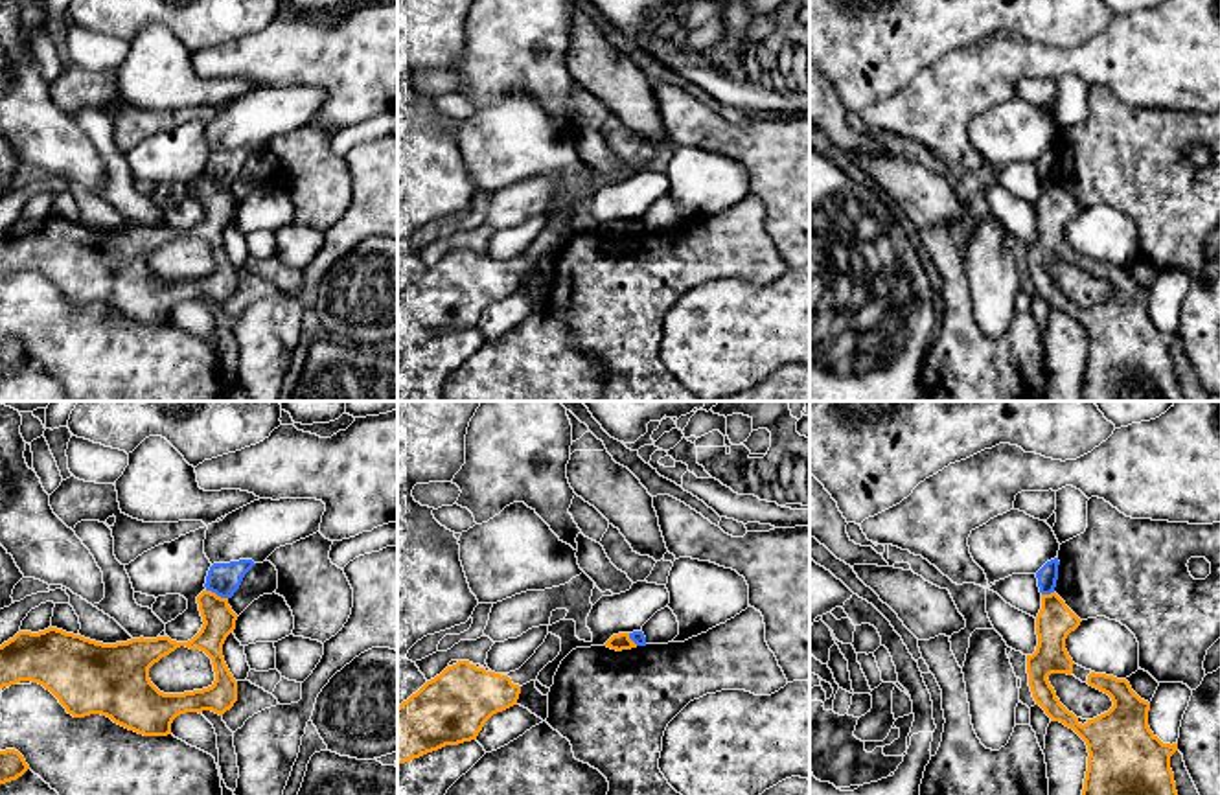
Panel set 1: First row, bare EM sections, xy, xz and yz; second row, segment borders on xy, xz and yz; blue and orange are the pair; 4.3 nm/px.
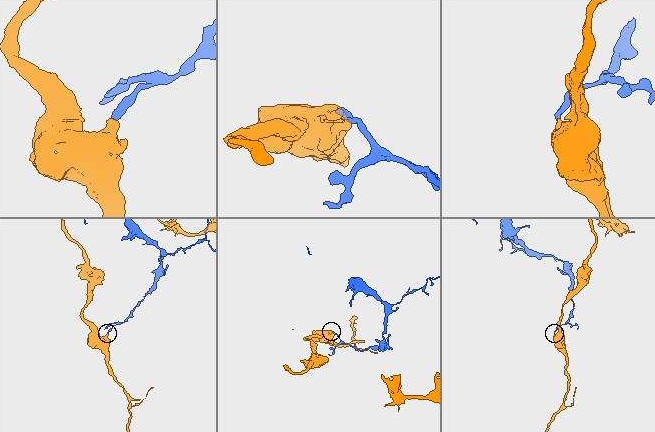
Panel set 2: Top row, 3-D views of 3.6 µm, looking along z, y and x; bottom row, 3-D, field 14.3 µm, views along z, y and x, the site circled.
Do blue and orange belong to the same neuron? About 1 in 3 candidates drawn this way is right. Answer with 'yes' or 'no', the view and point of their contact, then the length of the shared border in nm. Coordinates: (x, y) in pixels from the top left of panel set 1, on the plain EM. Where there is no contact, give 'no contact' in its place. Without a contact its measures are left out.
no; meets blue in xy at (218, 183); contact 100 nm long

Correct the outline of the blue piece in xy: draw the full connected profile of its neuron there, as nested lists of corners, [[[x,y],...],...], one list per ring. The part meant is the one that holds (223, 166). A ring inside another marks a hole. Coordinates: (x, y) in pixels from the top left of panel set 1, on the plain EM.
[[[239,147],[230,151],[213,151],[206,164],[206,179],[215,180],[221,186],[232,186],[239,177],[245,162],[254,155],[252,147]]]

